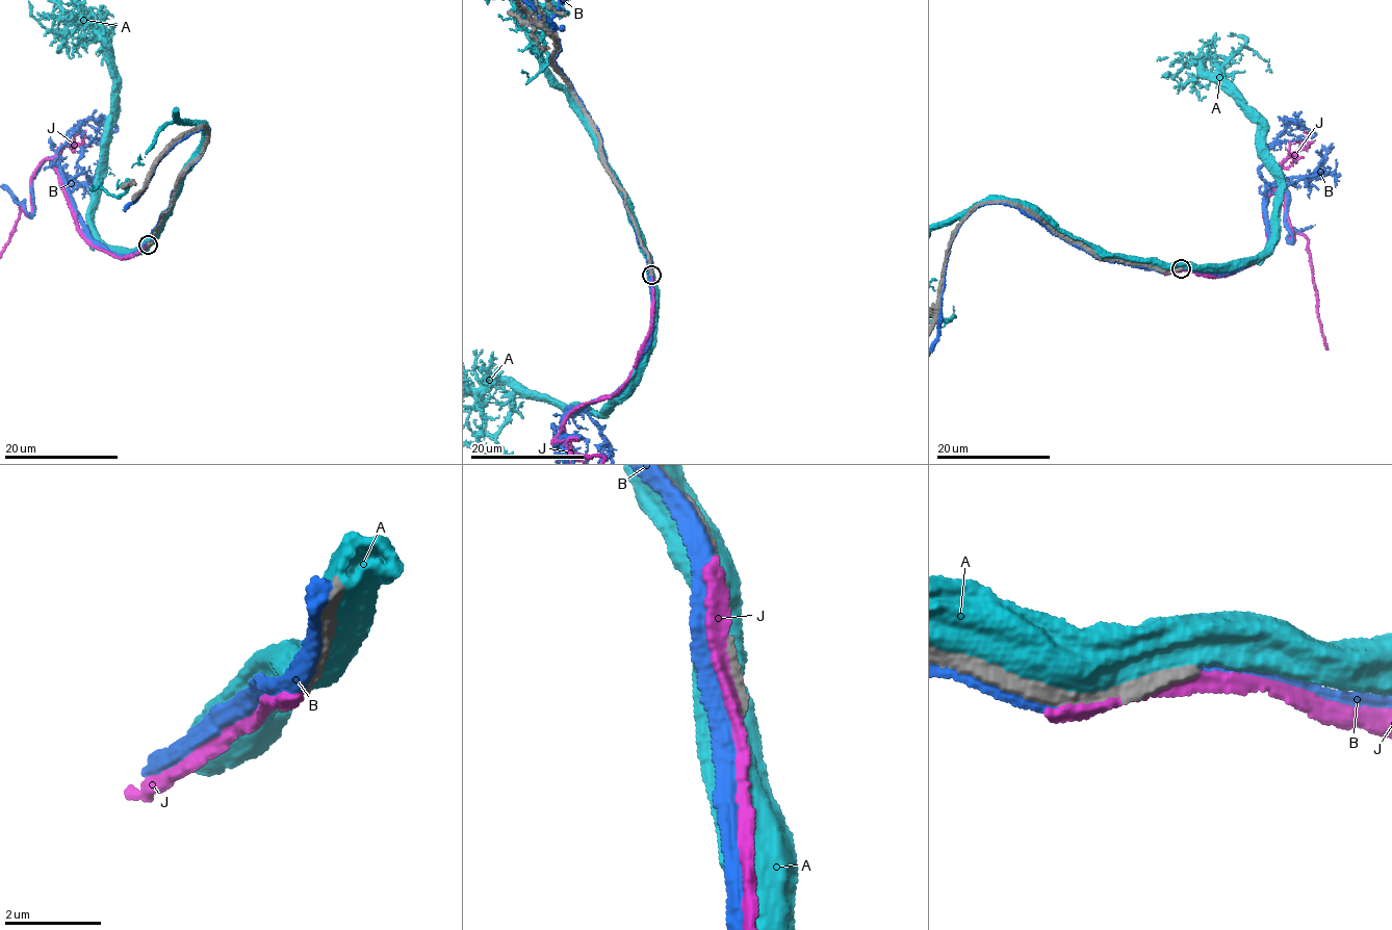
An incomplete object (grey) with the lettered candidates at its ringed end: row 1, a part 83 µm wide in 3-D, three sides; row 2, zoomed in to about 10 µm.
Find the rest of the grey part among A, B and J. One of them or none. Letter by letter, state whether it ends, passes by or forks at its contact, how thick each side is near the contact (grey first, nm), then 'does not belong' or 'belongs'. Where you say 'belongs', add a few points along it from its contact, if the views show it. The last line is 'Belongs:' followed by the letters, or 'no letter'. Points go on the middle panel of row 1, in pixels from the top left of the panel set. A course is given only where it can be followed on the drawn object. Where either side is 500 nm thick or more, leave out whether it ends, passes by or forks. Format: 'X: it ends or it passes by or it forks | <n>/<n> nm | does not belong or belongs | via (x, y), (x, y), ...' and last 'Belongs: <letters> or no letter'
A: 280/800 nm | does not belong
B: it passes by | 280/300 nm | does not belong
J: it passes by | 280/260 nm | does not belong
Belongs: no letter

